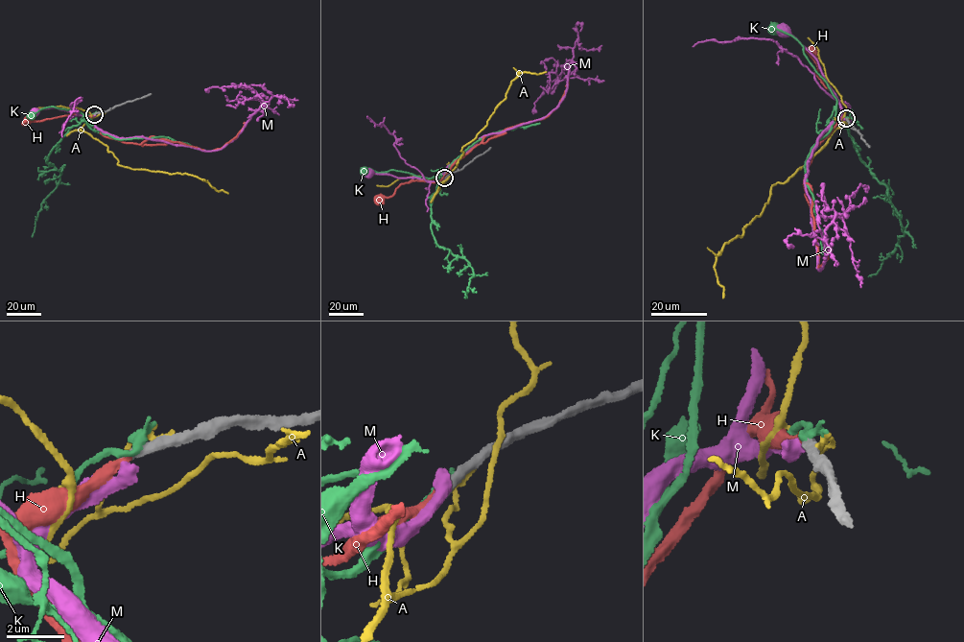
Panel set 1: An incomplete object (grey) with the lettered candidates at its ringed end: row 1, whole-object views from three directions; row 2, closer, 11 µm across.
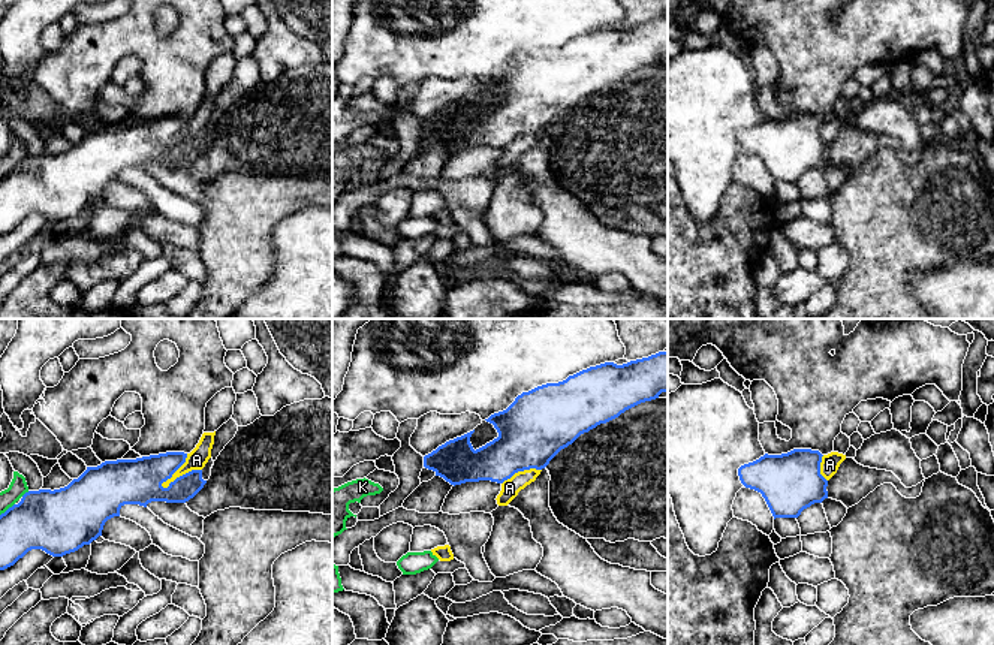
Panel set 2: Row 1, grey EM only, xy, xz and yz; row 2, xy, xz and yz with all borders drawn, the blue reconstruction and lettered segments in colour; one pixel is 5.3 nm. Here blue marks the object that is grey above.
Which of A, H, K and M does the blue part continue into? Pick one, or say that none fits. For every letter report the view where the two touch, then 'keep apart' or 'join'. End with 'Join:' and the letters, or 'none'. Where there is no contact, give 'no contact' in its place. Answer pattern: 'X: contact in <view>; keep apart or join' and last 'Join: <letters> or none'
A: contact in xy; keep apart
H: no contact; join
K: contact in xy; keep apart
M: no contact; keep apart
Join: H

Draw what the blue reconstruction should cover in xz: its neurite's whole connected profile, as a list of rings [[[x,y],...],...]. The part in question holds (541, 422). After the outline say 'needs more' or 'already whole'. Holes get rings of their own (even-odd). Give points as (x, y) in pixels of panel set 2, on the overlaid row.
[[[668,352],[623,365],[605,362],[590,367],[563,382],[546,383],[522,392],[506,410],[485,419],[498,432],[493,441],[475,450],[470,443],[473,430],[425,455],[424,467],[454,486],[479,480],[503,483],[518,471],[545,468],[561,449],[572,444],[581,434],[618,418],[641,403],[659,398],[662,392],[668,392]]] | already whole

